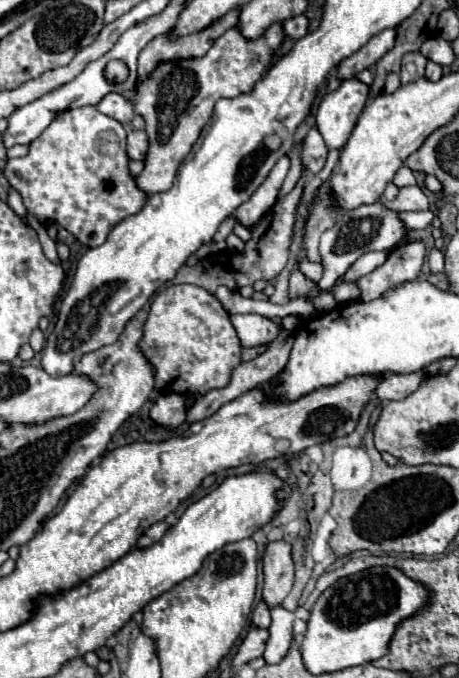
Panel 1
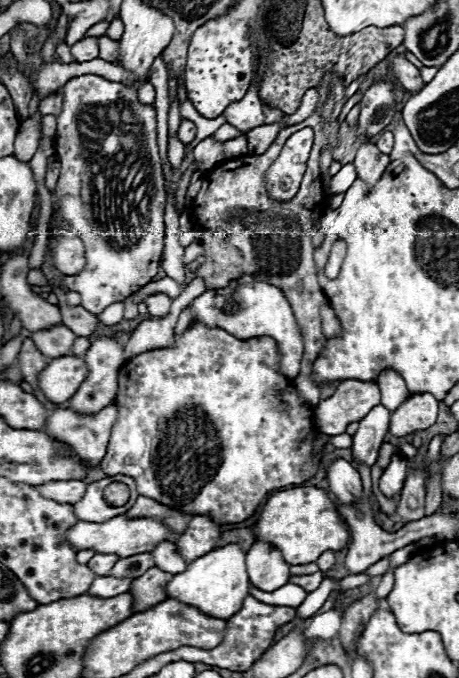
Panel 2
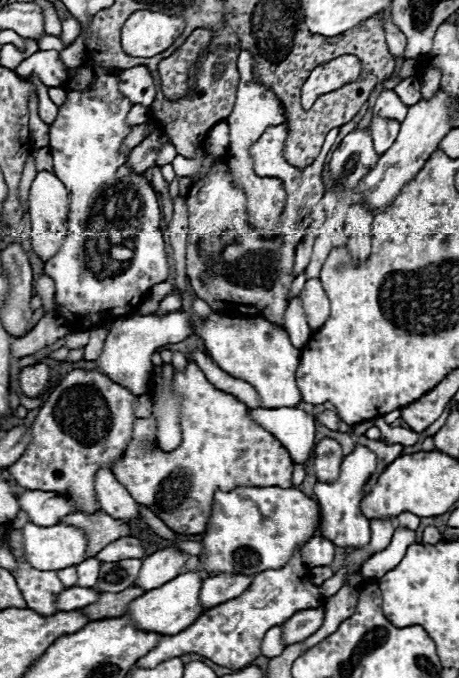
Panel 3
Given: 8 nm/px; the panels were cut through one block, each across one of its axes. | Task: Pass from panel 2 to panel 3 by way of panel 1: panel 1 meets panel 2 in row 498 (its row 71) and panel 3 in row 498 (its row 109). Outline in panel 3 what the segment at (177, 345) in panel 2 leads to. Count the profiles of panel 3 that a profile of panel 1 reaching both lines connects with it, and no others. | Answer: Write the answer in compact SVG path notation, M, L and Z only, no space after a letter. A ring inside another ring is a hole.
M188 362L182 372L174 370L172 390L180 396L180 446L162 452L156 446L156 416L136 418L124 454L112 464L116 480L138 504L148 506L178 534L202 534L210 520L216 490L230 492L238 486L292 486L294 462L288 450L248 416L244 402L214 388L194 362ZM146 440L154 446L142 446Z

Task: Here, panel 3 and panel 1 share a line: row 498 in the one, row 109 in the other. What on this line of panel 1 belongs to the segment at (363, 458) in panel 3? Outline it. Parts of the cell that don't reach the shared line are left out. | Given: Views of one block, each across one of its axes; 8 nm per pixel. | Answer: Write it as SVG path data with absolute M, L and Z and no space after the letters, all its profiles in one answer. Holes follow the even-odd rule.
M356 78L344 80L340 88L326 94L316 110L316 126L328 148L342 148L368 100L370 88Z

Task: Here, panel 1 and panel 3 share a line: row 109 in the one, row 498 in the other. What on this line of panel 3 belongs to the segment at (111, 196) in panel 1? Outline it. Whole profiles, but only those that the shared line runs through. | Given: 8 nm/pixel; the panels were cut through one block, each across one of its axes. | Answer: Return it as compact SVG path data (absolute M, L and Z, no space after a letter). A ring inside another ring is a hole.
M72 370L46 398L42 404L34 424L32 424L32 442L24 456L16 460L8 472L16 480L18 486L28 490L46 490L46 492L60 492L68 498L74 498L78 502L78 512L92 514L98 510L98 500L94 492L94 474L100 466L112 468L114 458L120 458L126 450L126 442L132 434L132 424L136 420L132 404L134 394L130 394L126 388L114 384L106 374L98 370Z

